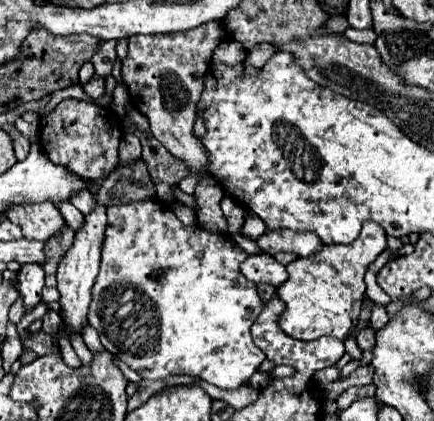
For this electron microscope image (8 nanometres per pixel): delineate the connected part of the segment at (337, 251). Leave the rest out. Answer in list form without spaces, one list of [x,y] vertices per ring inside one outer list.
[[[367,221],[359,237],[349,245],[327,245],[315,257],[295,259],[287,265],[289,279],[277,287],[277,297],[285,303],[279,315],[279,327],[301,341],[313,341],[321,335],[333,335],[345,339],[357,325],[363,295],[365,295],[365,271],[367,265],[387,247],[385,231],[381,225]]]

